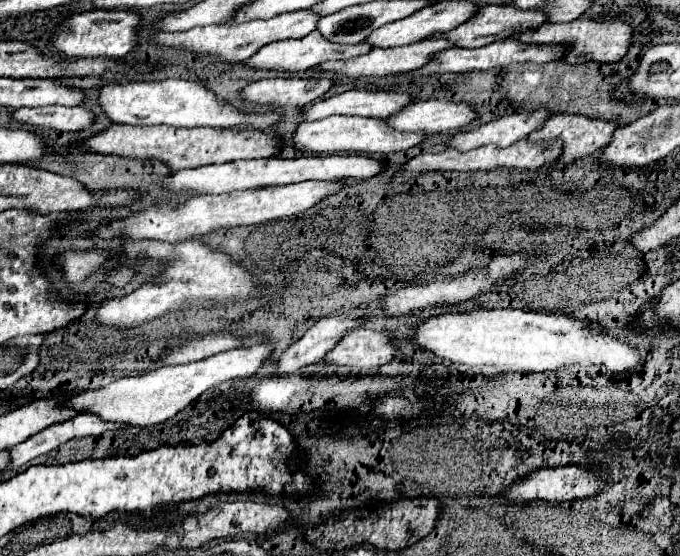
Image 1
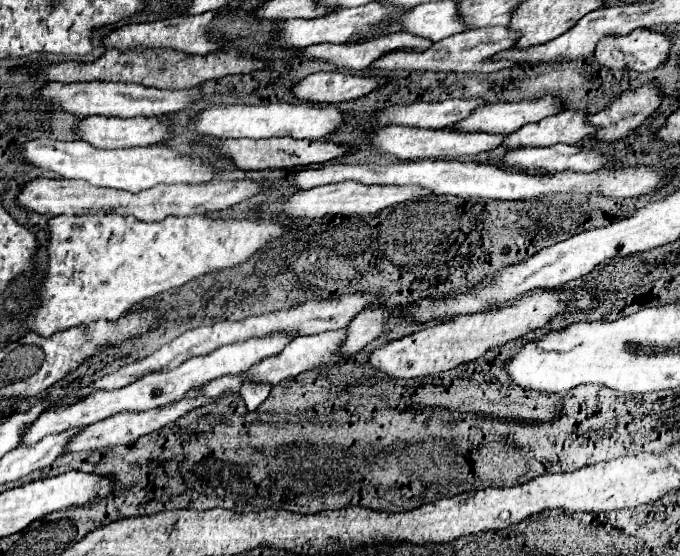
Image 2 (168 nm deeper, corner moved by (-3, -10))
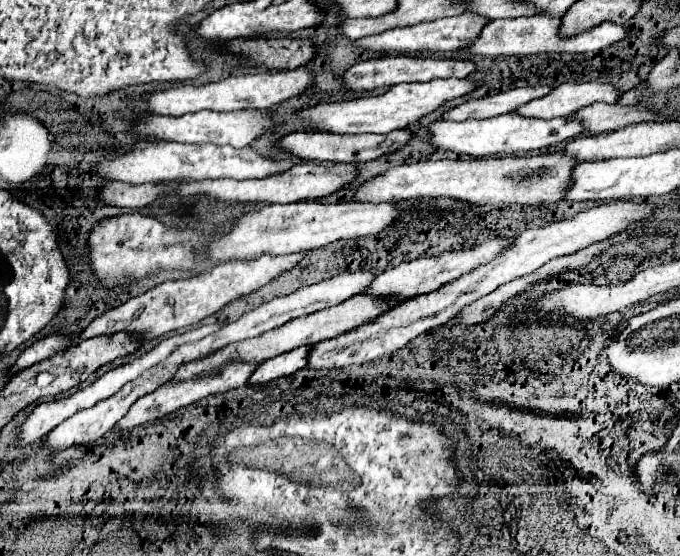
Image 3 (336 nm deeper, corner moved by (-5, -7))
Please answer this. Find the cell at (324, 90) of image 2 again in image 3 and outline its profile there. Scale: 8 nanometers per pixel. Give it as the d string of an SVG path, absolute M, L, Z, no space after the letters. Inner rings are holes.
M390 55L390 57L378 57L368 59L362 63L356 63L350 67L342 81L346 89L354 91L372 91L378 87L392 87L404 81L430 81L436 77L468 77L476 71L476 65L472 61L454 59L454 57L424 57L424 55Z

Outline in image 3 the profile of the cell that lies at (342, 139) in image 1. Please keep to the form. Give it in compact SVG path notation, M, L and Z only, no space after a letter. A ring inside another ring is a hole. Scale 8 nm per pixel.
M518 113L500 115L492 119L468 119L462 123L456 121L436 121L430 125L430 143L438 149L448 149L458 155L470 155L470 157L494 157L494 155L518 155L518 153L530 153L536 149L552 147L558 143L564 143L568 139L574 139L582 135L586 129L580 119L574 119L572 115L556 117L556 119L534 119L534 117L522 117Z

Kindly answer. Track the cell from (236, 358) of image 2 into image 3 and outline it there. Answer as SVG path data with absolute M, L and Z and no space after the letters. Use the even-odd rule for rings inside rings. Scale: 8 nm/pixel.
M358 295L358 297L352 297L348 301L344 301L342 305L336 305L336 307L330 307L330 309L322 309L318 313L312 313L312 315L306 315L306 317L298 317L294 321L288 321L286 325L278 327L278 329L272 329L268 333L262 333L260 337L254 337L254 339L246 339L246 341L238 341L234 345L226 345L224 349L216 351L214 355L208 355L206 359L202 361L192 361L188 365L184 365L178 373L176 373L176 381L180 379L190 379L198 373L202 373L204 369L218 369L222 367L226 361L234 361L234 359L240 359L240 361L266 361L270 357L276 357L280 353L286 353L294 347L300 347L300 345L316 345L318 341L326 341L326 339L334 339L342 333L348 333L352 329L358 329L362 325L366 325L368 321L374 321L376 317L380 317L382 313L394 309L396 305L400 305L402 301L406 299L398 299L398 297L370 297L370 295Z

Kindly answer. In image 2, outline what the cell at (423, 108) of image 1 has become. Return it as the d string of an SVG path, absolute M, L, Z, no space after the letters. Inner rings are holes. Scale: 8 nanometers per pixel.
M544 96L540 100L530 102L498 102L498 104L484 104L460 120L460 124L448 126L454 132L488 132L488 134L510 134L528 122L538 122L546 116L560 112L560 100L552 96Z

